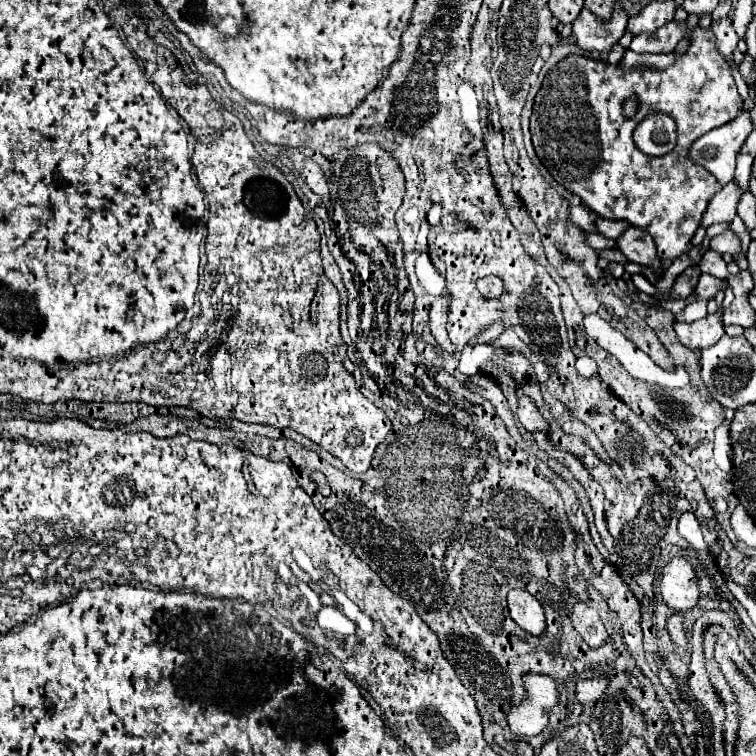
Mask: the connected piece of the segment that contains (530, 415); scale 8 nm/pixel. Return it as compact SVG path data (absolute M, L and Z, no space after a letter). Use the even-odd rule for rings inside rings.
M522 396L520 398L520 408L518 408L518 420L520 424L528 430L528 432L536 432L536 430L548 430L548 420L544 420L544 416L540 414L538 406L528 398Z

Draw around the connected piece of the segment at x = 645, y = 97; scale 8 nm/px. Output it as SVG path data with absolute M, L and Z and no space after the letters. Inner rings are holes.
M696 26L690 36L690 44L676 62L664 70L652 68L632 68L624 70L620 64L612 66L608 62L600 62L588 58L584 54L570 54L554 64L542 86L534 98L532 116L530 116L530 134L536 156L552 174L552 178L562 184L572 194L580 196L582 204L596 212L600 218L626 220L632 226L646 230L658 248L658 256L662 266L668 268L680 254L692 248L690 240L700 226L700 218L710 202L710 198L720 190L718 180L702 166L694 166L690 160L690 146L694 140L718 128L730 120L734 120L742 112L742 98L736 90L732 70L716 48L716 38L710 30ZM634 96L638 102L638 110L634 116L624 114L624 102ZM652 110L660 110L670 114L678 124L678 144L666 156L648 156L636 148L632 140L632 132L636 124Z

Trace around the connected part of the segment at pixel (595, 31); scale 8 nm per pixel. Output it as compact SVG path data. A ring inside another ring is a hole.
M620 6L612 12L612 20L606 22L584 8L572 24L572 34L584 52L608 52L626 32L626 24L628 14Z

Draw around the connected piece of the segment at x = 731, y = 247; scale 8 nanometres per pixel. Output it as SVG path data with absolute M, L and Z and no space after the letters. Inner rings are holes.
M726 228L722 234L718 234L716 238L712 238L710 248L716 250L716 252L720 252L720 254L728 252L728 254L734 256L736 252L740 252L740 238L730 228Z

